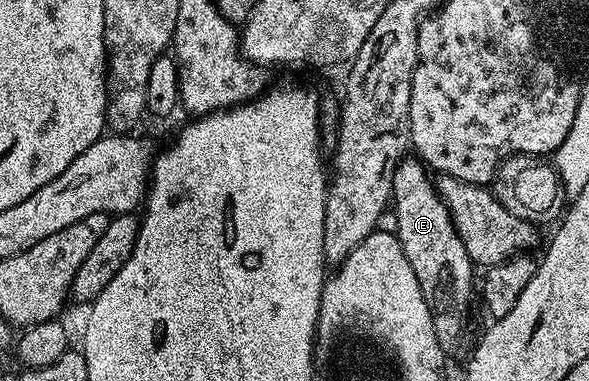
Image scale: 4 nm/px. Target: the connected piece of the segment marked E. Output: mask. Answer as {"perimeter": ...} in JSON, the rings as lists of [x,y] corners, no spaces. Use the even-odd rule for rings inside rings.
{"perimeter":[[[407,157],[398,164],[394,174],[392,215],[393,211],[393,226],[404,249],[404,257],[408,257],[408,265],[412,265],[416,281],[420,281],[424,301],[428,301],[436,337],[443,351],[453,353],[466,335],[470,306],[476,303],[476,267],[464,249],[464,241],[460,241],[450,210],[438,196],[431,172],[417,157]]]}

